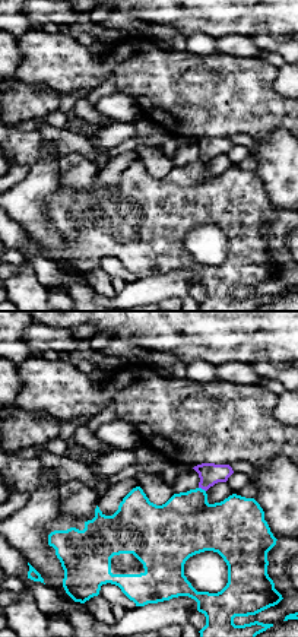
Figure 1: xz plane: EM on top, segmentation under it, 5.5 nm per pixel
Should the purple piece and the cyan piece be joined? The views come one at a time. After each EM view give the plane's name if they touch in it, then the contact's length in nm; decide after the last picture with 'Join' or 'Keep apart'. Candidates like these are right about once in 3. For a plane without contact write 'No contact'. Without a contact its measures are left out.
Touches purple in xz. Shared border 50 nm

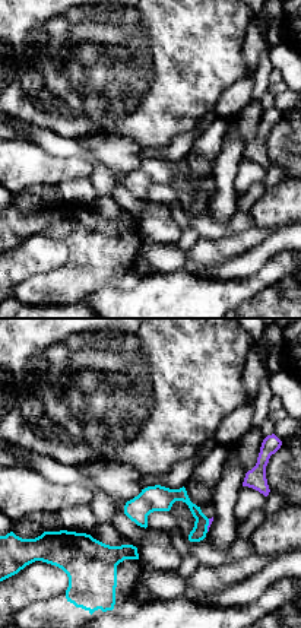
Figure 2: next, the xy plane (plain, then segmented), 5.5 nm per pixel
Touches purple in xy. Shared border 70 nm

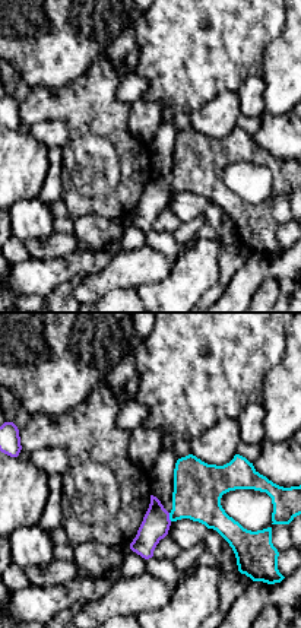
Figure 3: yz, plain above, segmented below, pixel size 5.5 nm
Touches purple in yz. Shared border 50 nm

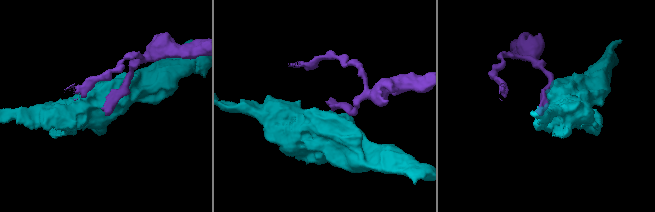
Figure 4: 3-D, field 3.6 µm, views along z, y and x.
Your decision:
Keep apart

